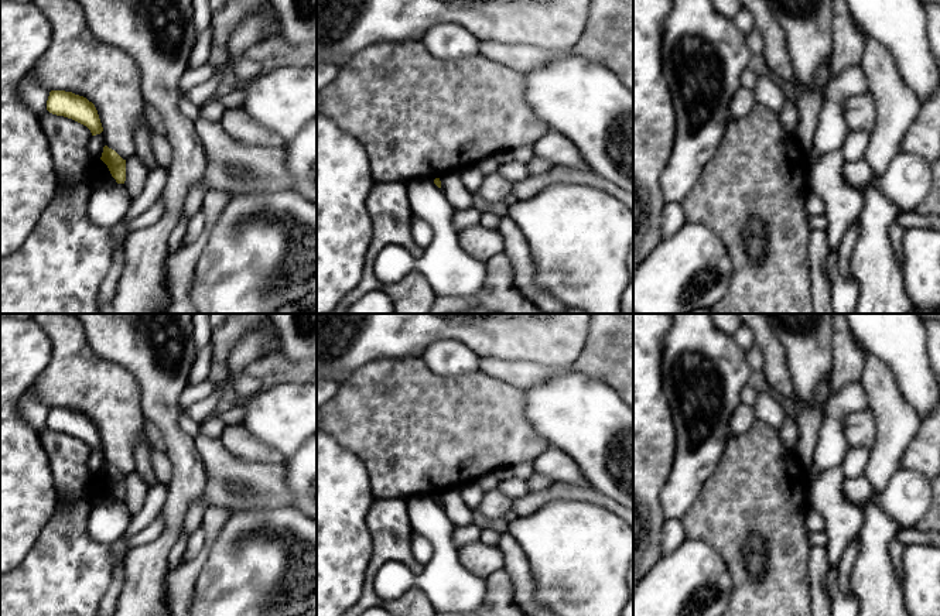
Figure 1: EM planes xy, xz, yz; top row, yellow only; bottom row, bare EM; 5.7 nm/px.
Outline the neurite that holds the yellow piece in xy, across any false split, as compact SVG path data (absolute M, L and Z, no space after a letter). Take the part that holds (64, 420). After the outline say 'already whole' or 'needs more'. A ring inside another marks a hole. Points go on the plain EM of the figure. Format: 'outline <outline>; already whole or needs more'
outline M51 407L47 427L86 442L92 452L103 448L98 427L86 414L65 407Z; already whole

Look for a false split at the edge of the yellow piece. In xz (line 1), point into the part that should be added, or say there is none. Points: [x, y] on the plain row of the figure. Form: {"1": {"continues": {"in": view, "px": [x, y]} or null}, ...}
{"1": {"continues": null}}

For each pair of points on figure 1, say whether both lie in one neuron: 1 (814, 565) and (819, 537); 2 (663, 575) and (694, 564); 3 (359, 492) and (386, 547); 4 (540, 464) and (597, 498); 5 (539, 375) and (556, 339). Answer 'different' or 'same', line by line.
1: different
2: same
3: different
4: different
5: different

